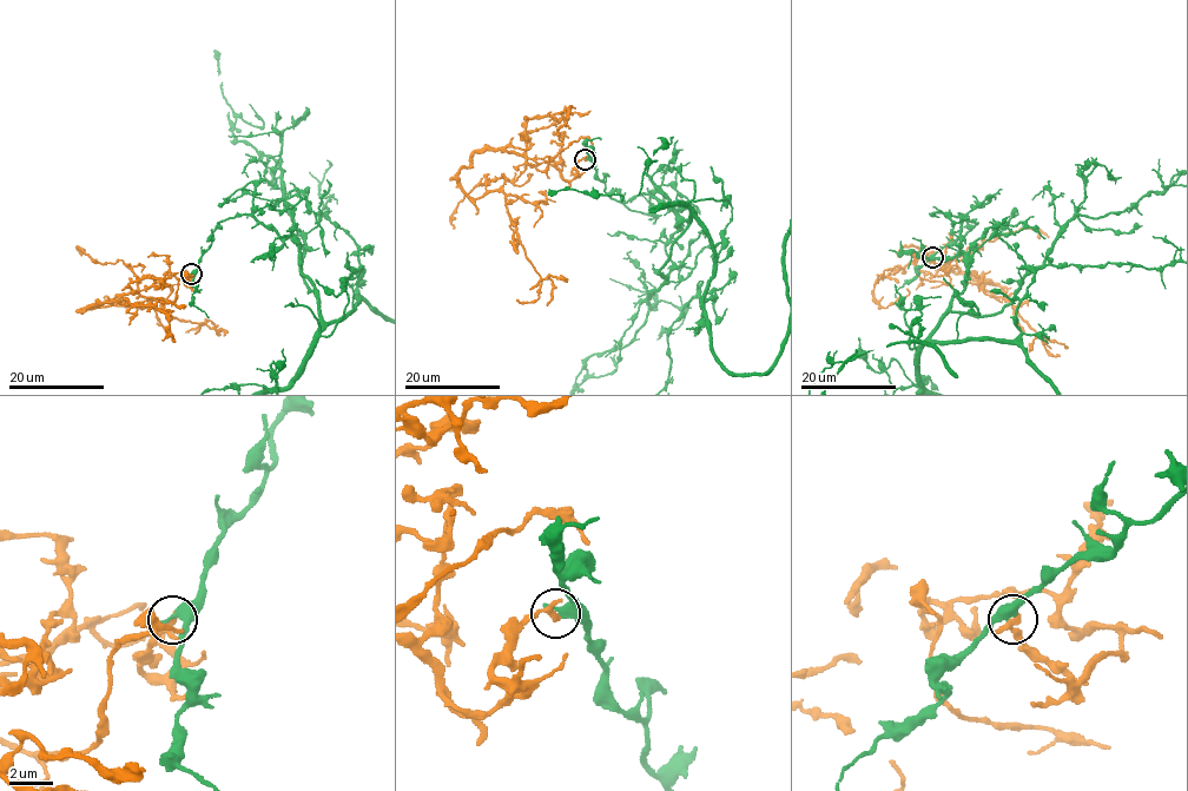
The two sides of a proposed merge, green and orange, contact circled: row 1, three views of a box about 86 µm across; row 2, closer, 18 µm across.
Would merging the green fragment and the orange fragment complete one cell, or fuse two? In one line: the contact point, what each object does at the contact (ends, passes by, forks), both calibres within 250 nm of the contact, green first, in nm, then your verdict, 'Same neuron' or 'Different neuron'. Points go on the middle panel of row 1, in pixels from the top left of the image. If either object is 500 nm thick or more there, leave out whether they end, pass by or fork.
Place: (585, 159). At the ring green passes by. At the ring orange ends. Thickness 340 nm (green) against 320 nm. Different neuron

